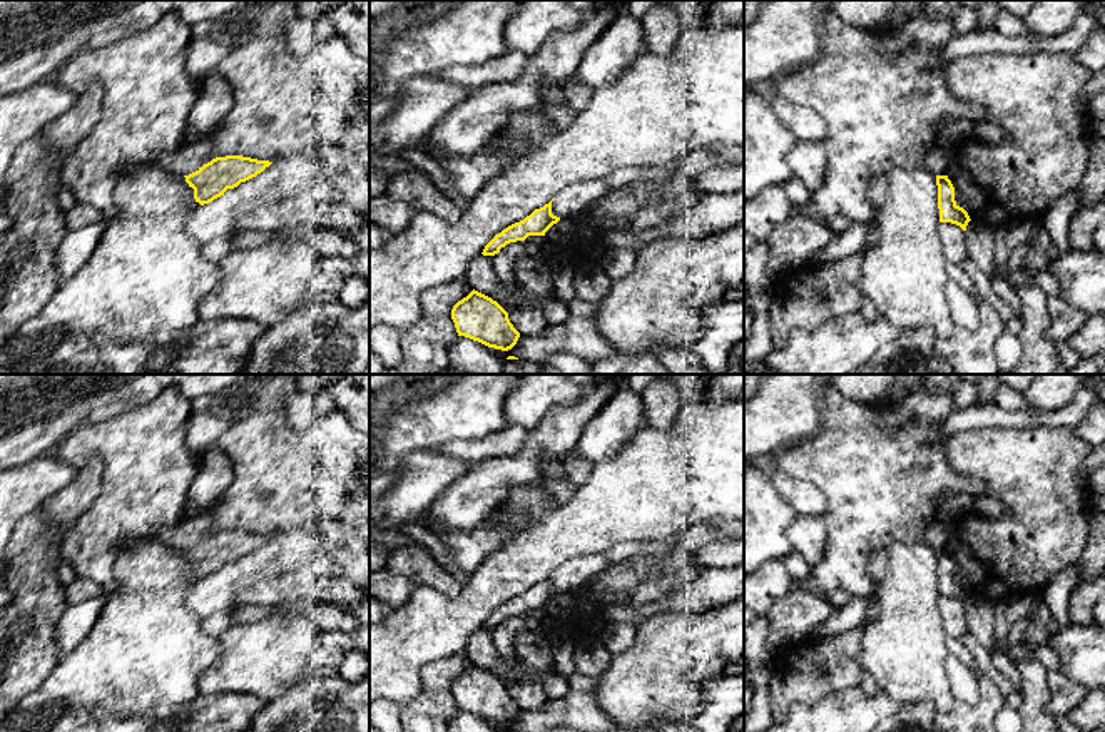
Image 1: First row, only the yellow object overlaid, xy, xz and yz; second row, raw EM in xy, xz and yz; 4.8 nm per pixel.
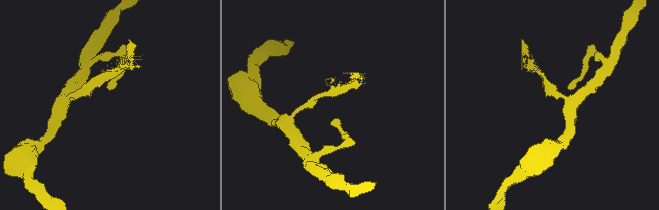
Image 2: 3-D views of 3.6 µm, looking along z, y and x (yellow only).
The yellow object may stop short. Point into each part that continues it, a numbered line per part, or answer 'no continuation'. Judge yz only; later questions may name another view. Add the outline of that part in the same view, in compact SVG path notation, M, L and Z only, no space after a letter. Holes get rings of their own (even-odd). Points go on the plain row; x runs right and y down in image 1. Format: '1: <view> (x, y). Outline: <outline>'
no continuation

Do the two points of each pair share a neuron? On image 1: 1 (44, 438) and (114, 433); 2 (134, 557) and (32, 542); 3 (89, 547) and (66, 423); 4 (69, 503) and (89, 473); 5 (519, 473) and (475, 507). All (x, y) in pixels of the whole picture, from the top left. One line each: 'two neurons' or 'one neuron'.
1: two neurons
2: two neurons
3: two neurons
4: one neuron
5: one neuron

